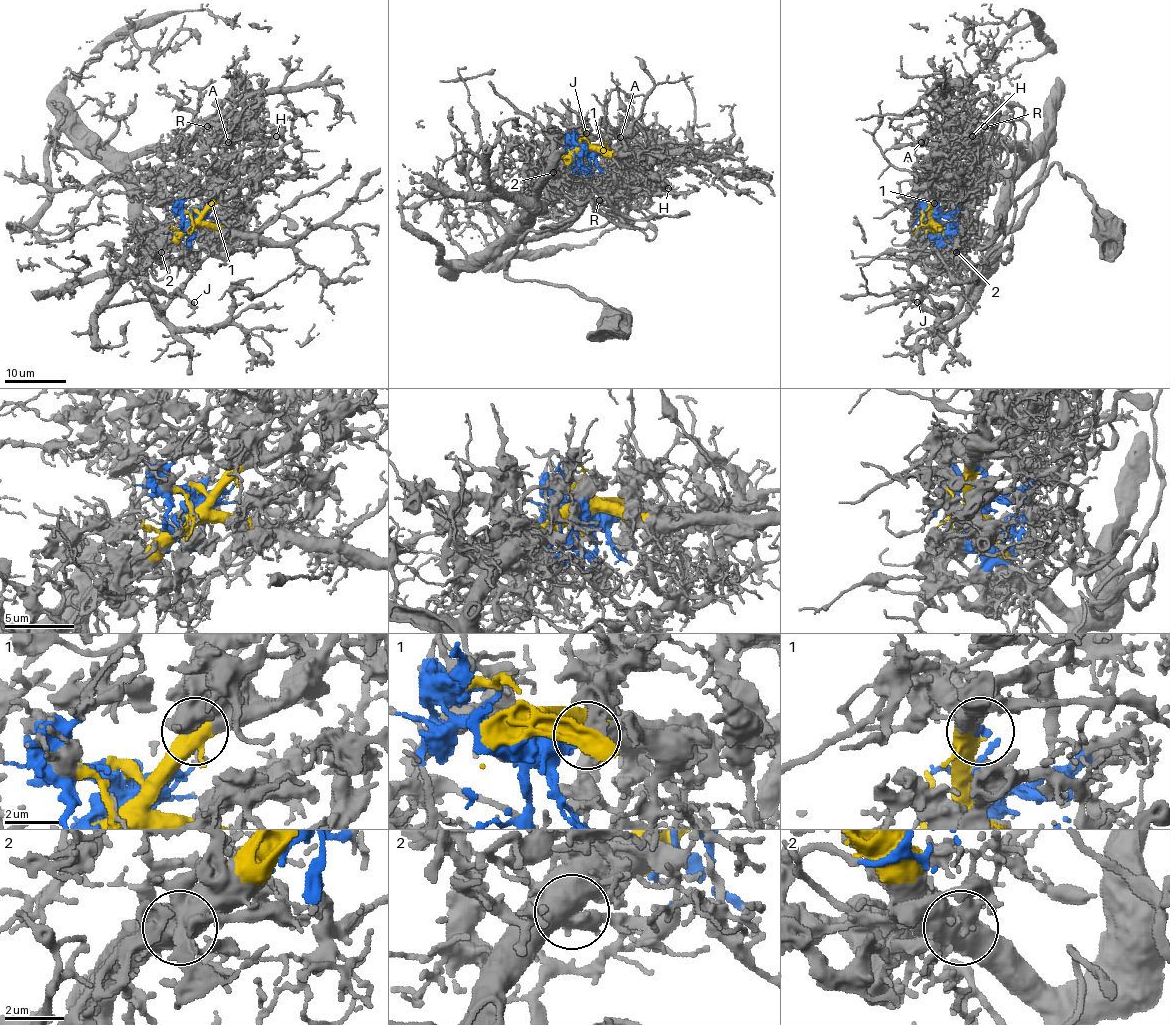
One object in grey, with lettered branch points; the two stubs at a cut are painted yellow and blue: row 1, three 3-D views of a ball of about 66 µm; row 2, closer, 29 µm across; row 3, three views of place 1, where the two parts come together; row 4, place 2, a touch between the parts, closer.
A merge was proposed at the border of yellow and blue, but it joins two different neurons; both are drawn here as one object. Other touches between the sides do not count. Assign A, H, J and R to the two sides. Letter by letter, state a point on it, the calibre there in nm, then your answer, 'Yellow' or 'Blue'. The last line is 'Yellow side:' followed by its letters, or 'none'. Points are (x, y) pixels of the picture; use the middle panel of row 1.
A: Place: (620, 137). Thickness 220 nm. Blue
H: Place: (668, 188). Thickness 100 nm. Blue
J: Place: (586, 133). Thickness 100 nm. Yellow
R: Place: (599, 200). Thickness 120 nm. Blue
Yellow side: J

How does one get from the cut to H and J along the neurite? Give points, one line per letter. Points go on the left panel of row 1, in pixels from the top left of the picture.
H: (193, 221), (214, 199), (236, 192), (234, 184), (245, 167), (240, 152), (277, 135)
J: (193, 221), (150, 264), (147, 297), (162, 313), (179, 290), (191, 307), (194, 302)

